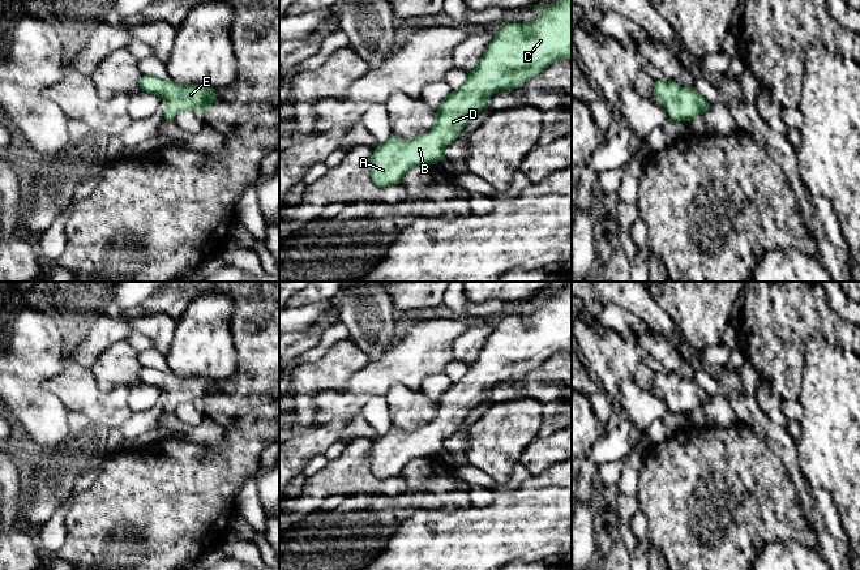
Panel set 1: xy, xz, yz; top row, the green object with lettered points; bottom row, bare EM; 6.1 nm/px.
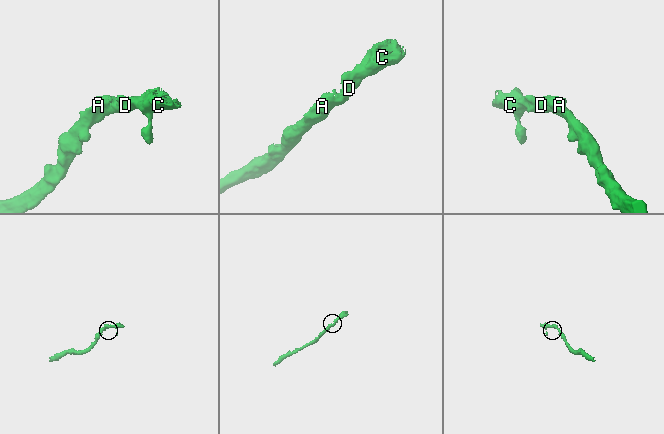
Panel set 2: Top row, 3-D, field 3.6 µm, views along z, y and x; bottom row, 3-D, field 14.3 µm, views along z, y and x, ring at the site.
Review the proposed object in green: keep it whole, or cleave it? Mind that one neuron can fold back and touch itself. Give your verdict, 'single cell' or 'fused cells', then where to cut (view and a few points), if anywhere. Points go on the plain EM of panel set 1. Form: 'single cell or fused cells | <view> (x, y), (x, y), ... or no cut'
single cell | no cut

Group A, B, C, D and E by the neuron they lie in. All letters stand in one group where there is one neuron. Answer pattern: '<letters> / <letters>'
A B C D E

